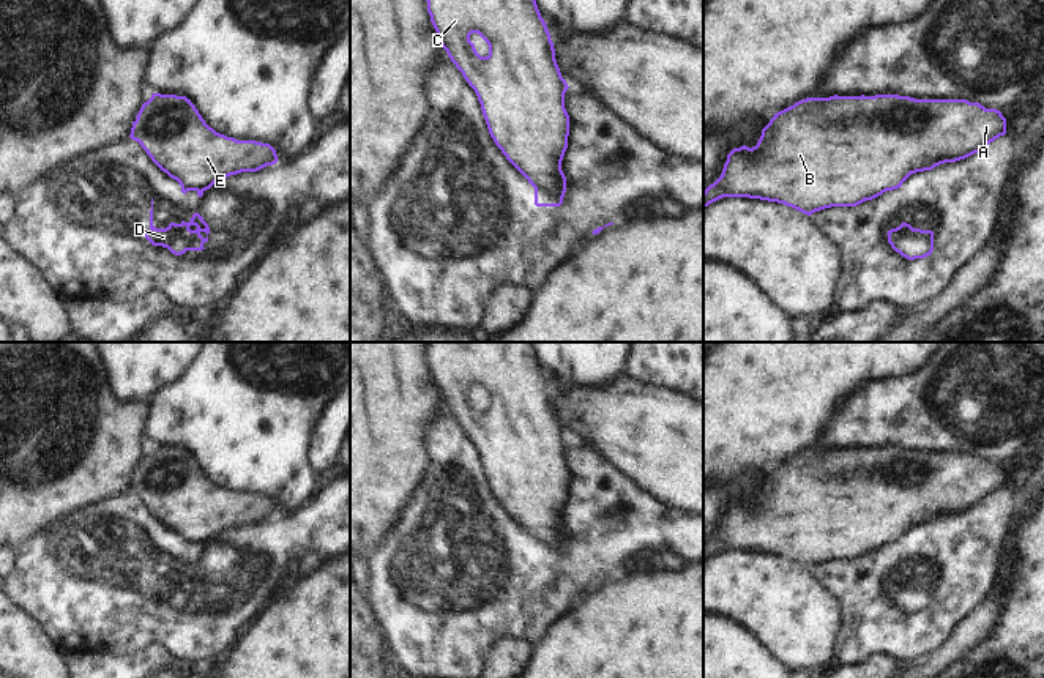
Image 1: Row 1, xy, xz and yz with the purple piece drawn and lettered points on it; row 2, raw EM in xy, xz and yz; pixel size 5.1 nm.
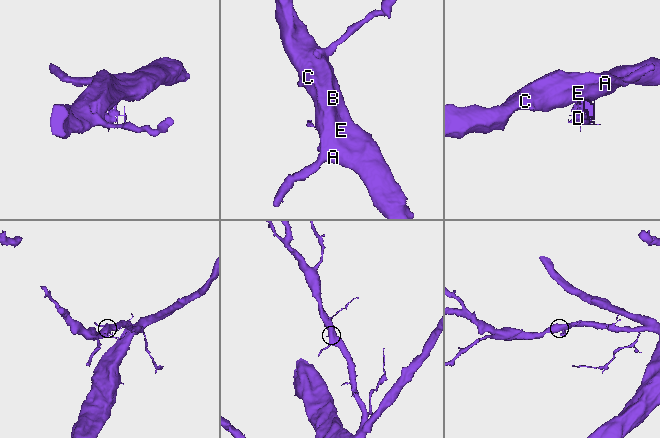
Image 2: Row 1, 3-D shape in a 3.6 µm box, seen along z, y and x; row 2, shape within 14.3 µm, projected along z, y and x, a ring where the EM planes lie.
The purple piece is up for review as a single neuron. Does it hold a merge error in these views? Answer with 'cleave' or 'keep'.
cleave

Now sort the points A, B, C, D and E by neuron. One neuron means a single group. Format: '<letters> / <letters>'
A B C E / D

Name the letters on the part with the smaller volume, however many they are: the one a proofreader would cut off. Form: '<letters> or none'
D.

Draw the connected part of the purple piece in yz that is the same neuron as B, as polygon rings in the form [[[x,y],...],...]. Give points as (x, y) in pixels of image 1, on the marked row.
[[[899,95],[806,98],[774,114],[755,147],[733,148],[721,177],[703,191],[703,207],[722,197],[784,203],[807,216],[831,207],[856,207],[902,186],[916,172],[956,162],[1006,134],[1006,118],[967,99],[915,99]]]

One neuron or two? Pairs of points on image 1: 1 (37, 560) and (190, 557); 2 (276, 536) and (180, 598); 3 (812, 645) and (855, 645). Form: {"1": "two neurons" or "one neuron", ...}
{"1": "one neuron", "2": "one neuron", "3": "two neurons"}

